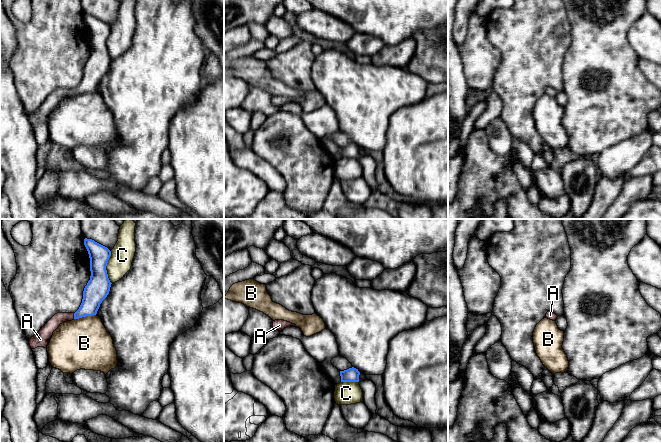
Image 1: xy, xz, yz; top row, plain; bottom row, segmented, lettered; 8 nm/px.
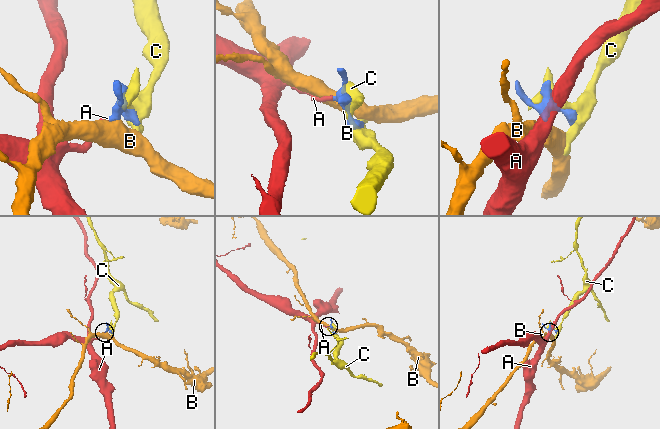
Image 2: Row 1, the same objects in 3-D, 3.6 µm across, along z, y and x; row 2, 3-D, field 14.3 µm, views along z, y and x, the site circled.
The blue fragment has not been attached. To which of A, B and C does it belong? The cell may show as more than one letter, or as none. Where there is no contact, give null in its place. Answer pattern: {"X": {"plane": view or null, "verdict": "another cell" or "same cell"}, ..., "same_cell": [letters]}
{"A": {"plane": "xy", "verdict": "same cell"}, "B": {"plane": "xy", "verdict": "another cell"}, "C": {"plane": "xy", "verdict": "another cell"}, "same_cell": ["A"]}

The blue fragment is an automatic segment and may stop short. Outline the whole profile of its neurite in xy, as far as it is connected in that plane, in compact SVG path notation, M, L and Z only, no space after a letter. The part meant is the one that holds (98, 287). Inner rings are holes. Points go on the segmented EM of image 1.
M84 239L84 245L90 258L91 276L83 291L83 299L75 313L55 314L33 337L29 339L31 349L47 348L53 332L64 322L86 316L96 315L102 301L110 291L111 282L108 278L106 266L111 251L92 239Z

